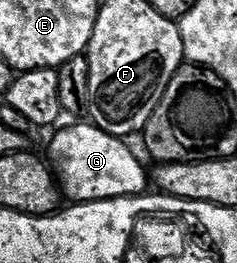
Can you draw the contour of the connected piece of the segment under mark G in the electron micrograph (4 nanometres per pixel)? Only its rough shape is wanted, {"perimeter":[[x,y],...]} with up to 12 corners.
{"perimeter":[[57,128],[51,164],[76,203],[143,194],[127,140]]}

